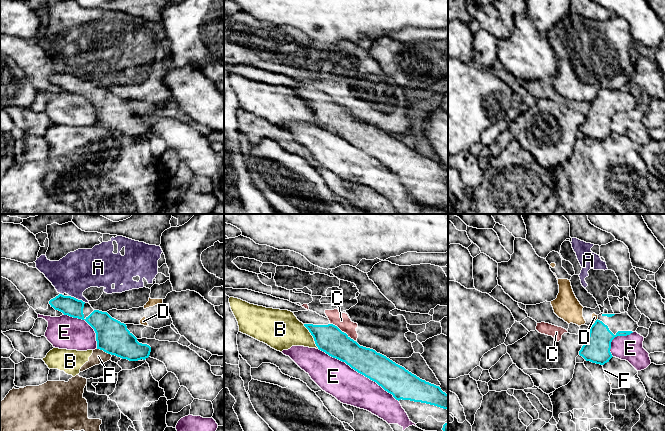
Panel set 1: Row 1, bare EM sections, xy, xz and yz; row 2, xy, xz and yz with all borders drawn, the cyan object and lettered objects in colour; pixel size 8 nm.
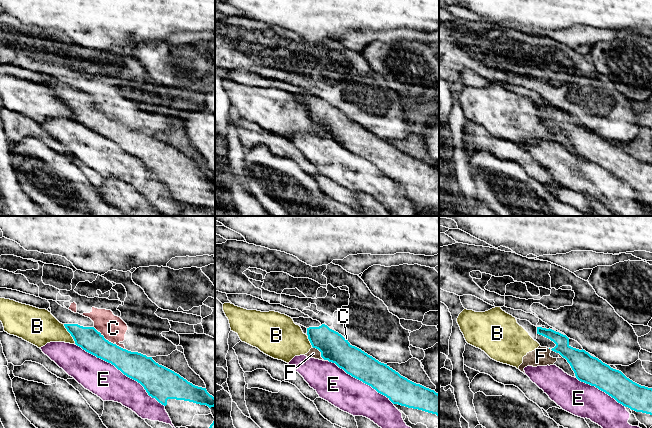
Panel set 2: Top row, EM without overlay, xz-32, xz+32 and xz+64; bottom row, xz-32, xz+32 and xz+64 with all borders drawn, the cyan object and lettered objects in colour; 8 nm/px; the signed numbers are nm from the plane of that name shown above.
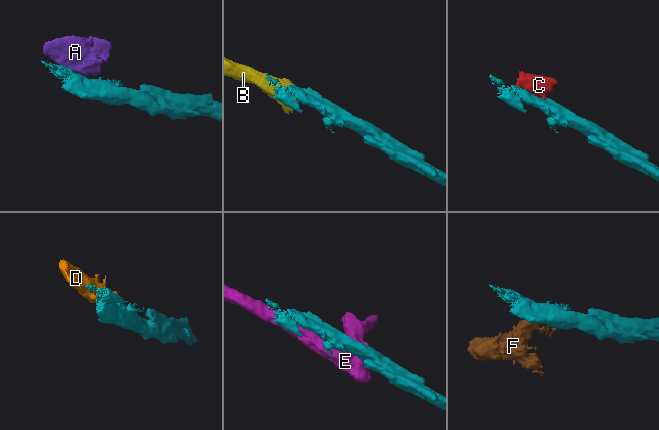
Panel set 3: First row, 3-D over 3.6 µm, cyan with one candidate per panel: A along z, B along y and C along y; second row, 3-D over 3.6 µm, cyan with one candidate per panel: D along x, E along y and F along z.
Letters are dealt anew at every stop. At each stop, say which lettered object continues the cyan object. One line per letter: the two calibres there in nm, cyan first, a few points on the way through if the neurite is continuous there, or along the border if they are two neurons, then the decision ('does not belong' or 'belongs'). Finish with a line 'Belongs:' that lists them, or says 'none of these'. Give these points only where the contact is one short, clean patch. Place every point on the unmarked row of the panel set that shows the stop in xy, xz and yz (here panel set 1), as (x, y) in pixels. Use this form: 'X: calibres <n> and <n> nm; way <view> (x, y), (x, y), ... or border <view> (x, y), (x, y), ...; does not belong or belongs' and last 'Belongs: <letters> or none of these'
A: calibres 160 and 320 nm; border xy (69, 71), (85, 78); does not belong
B: calibres 220 and 300 nm; border xz (303, 100), (318, 124); does not belong
C: calibres 220 and 120 nm; does not belong
D: calibres 220 and 50 nm; border yz (597, 94), (591, 102); does not belong
E: calibres 220 and 280 nm; does not belong
F: calibres 260 and 120 nm; border xy (97, 124), (111, 131); does not belong
Belongs: none of these

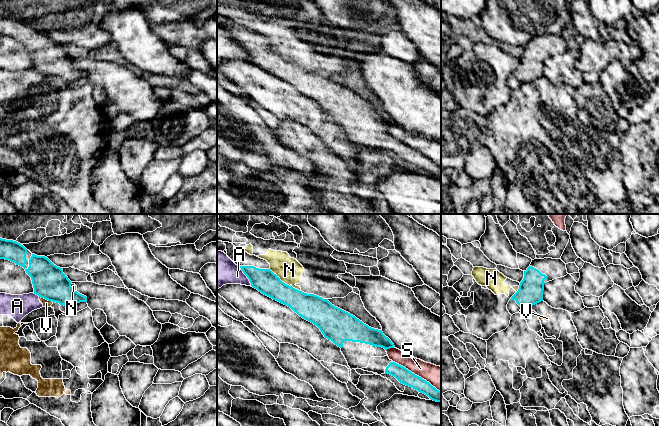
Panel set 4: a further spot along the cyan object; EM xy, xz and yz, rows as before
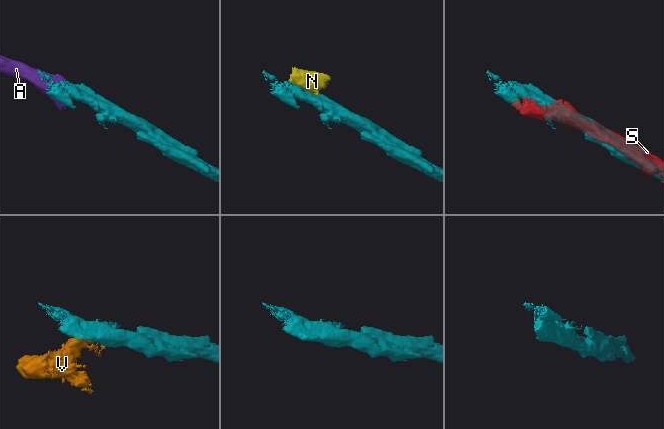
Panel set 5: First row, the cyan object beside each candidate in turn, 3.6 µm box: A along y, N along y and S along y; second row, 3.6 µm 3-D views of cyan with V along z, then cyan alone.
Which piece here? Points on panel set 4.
A: calibres 190 and 280 nm; border xz (239, 42), (252, 62); does not belong
N: calibres 190 and 200 nm; does not belong
S: calibres 120 and 180 nm; does not belong
V: calibres 280 and 60 nm; border xy (39, 72), (53, 78); does not belong
Belongs: none of these

